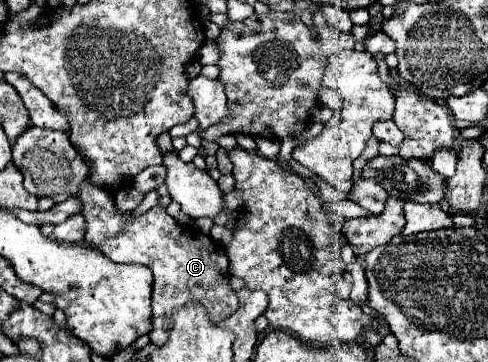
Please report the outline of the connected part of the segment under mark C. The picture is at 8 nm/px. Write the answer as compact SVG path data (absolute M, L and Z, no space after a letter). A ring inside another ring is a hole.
M89 180L83 184L77 196L83 202L83 216L87 220L85 240L101 250L107 258L127 264L143 264L153 272L153 330L149 338L153 344L163 344L167 340L169 316L175 306L187 304L191 300L203 300L207 304L211 320L219 322L237 308L237 296L229 286L229 260L219 242L199 230L189 230L173 220L163 206L153 206L151 210L135 216L133 212L121 212L107 190L93 186Z

